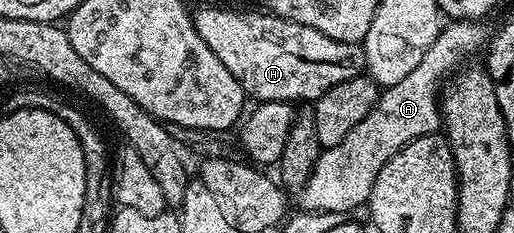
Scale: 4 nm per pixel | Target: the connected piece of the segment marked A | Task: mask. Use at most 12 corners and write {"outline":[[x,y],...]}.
{"outline":[[440,28],[416,70],[320,152],[300,210],[347,215],[381,167],[440,128],[441,86],[489,33]]}

